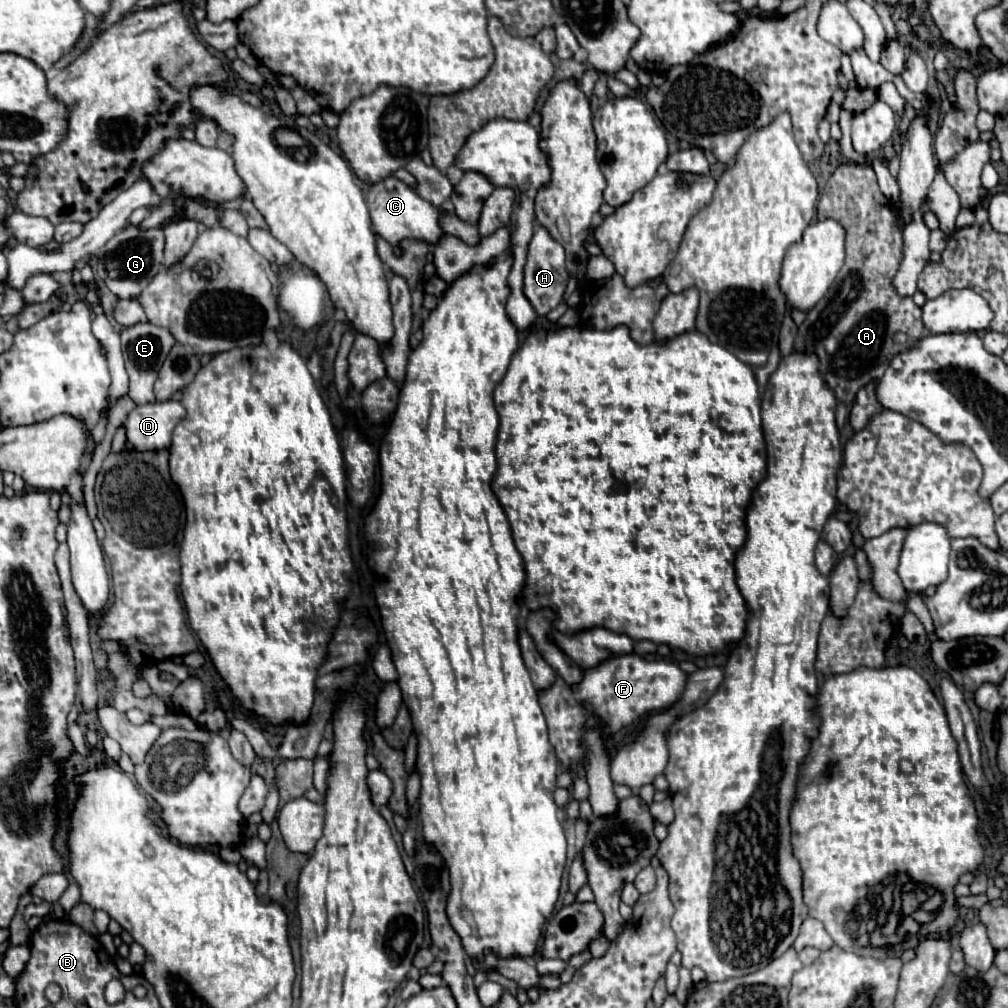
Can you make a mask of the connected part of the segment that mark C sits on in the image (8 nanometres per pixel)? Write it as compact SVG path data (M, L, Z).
M388 176L386 180L372 184L370 192L366 196L370 218L372 218L372 228L378 236L386 238L392 246L396 246L402 238L414 238L432 244L438 244L438 240L444 236L444 230L440 226L440 216L448 210L436 208L428 200L420 198L412 188L408 188L402 180L396 176Z

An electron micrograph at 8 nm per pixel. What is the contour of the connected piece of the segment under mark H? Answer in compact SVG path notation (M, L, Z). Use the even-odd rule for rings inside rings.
M540 226L534 232L532 240L530 240L528 262L524 266L524 294L530 300L530 304L534 306L538 316L546 316L562 300L562 294L566 290L566 284L568 284L568 274L566 274L566 268L564 268L564 260L566 260L564 248L556 240L550 238L546 228Z

